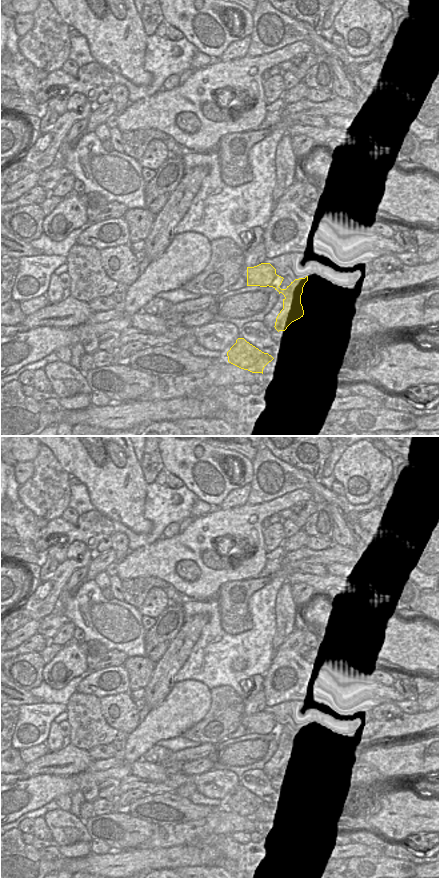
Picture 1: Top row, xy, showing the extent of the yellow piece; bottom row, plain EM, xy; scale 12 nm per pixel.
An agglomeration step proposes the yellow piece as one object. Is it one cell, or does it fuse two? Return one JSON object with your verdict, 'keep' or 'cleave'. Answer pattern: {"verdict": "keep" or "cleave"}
{"verdict": "cleave"}

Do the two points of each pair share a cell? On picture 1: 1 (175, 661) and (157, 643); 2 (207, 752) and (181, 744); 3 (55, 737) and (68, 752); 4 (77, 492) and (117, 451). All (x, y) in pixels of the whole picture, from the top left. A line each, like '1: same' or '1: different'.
1: different
2: different
3: different
4: different

